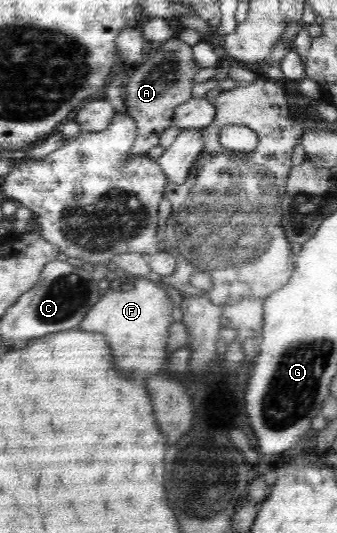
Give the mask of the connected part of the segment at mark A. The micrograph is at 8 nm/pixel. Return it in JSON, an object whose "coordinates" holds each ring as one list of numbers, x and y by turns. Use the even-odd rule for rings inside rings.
{"coordinates":[[177,35,169,41,158,43,153,50,147,53,147,61,133,71,130,77,124,82,126,111,136,121,137,138,130,147,130,157,137,157,149,151,155,145,160,145,161,134,172,126,172,115,177,105,190,101,193,97,193,77,201,68,193,60,193,47,181,41]]}

